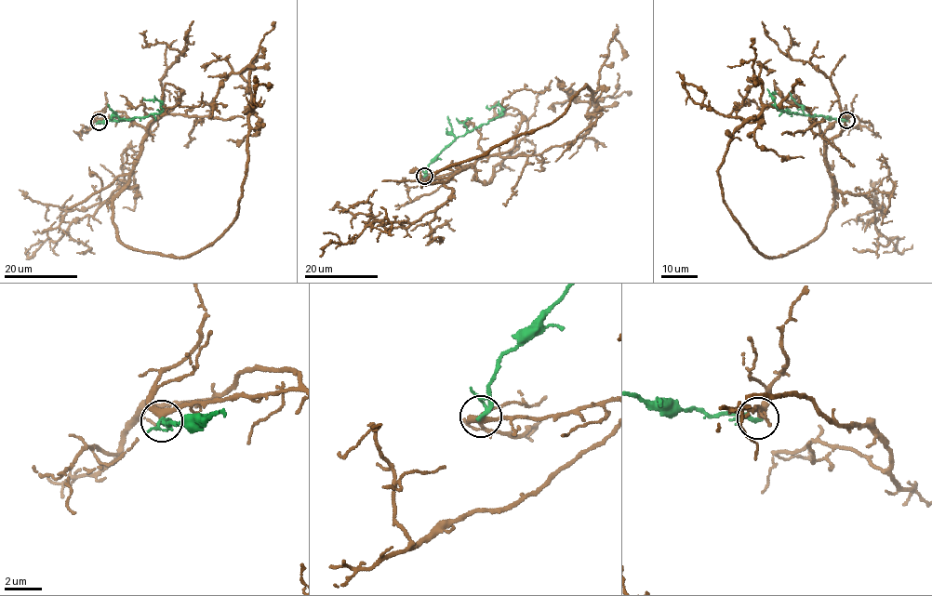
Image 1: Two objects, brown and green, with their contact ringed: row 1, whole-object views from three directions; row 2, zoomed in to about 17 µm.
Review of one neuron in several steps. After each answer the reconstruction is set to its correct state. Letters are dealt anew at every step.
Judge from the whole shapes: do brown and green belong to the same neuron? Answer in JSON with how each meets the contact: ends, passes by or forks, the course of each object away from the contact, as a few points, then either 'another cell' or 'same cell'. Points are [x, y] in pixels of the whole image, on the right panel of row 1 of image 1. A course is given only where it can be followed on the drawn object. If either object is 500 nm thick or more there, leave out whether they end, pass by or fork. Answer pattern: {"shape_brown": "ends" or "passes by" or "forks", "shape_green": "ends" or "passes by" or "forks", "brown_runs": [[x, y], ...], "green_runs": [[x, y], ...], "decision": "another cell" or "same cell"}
{"shape_brown": "passes by", "shape_green": "passes by", "brown_runs": [[846, 120], [824, 135], [824, 231], [769, 258], [718, 173], [761, 111], [760, 80], [727, 115]], "green_runs": [[846, 121], [778, 110], [770, 94], [775, 93], [772, 92]], "decision": "another cell"}

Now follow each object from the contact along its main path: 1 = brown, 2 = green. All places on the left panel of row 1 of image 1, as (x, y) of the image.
1: (98, 122), (146, 131), (115, 232), (184, 258), (238, 211), (249, 70), (209, 118)
2: (99, 122), (118, 122), (160, 112), (162, 108), (156, 99), (144, 99)

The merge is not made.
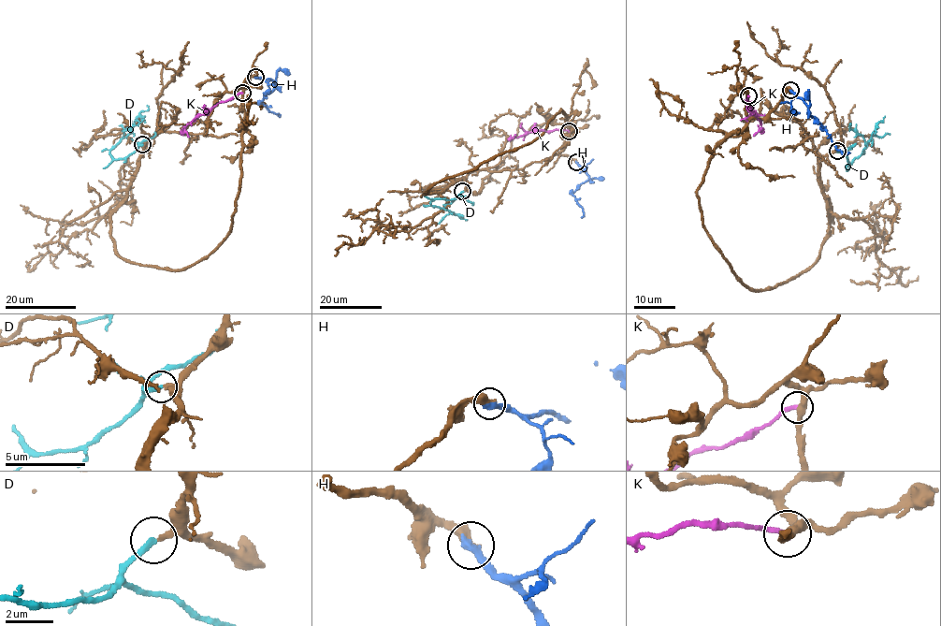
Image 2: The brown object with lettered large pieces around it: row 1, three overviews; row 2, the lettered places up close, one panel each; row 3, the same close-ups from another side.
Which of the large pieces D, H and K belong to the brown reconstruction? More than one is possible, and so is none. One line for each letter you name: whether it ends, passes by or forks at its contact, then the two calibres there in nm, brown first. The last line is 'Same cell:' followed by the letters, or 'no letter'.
D: it ends | 280/280 nm
H: it ends | 440/420 nm
Same cell: D, H

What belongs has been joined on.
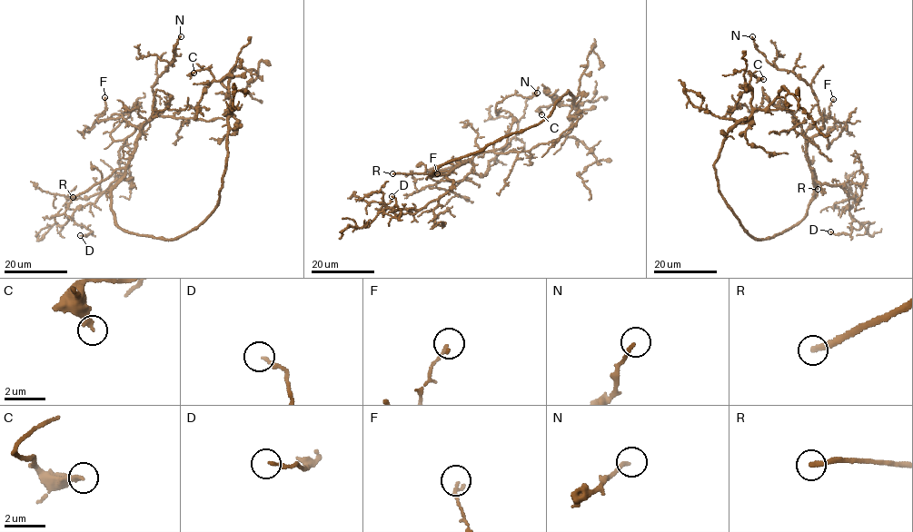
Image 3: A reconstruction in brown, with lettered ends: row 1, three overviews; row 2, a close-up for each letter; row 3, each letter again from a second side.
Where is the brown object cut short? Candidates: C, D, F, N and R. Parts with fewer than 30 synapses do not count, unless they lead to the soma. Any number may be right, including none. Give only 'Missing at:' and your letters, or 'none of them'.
Missing at: R

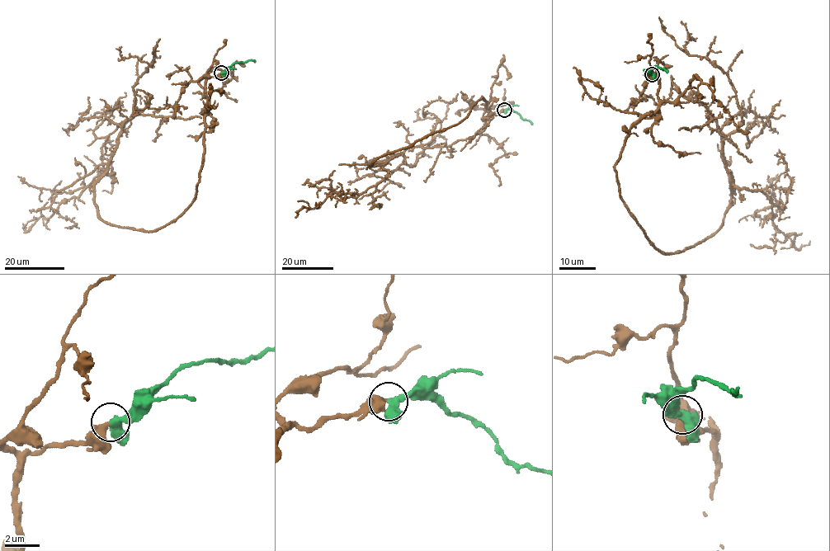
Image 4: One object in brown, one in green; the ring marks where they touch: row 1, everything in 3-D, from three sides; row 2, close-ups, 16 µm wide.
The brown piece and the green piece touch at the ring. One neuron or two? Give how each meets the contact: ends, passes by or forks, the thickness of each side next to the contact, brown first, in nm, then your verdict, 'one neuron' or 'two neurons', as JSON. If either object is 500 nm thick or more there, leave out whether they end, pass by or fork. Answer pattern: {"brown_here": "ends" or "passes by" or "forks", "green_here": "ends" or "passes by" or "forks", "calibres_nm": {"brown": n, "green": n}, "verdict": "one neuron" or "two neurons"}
{"brown_here": "ends", "green_here": "passes by", "calibres_nm": {"brown": 400, "green": 460}, "verdict": "one neuron"}

